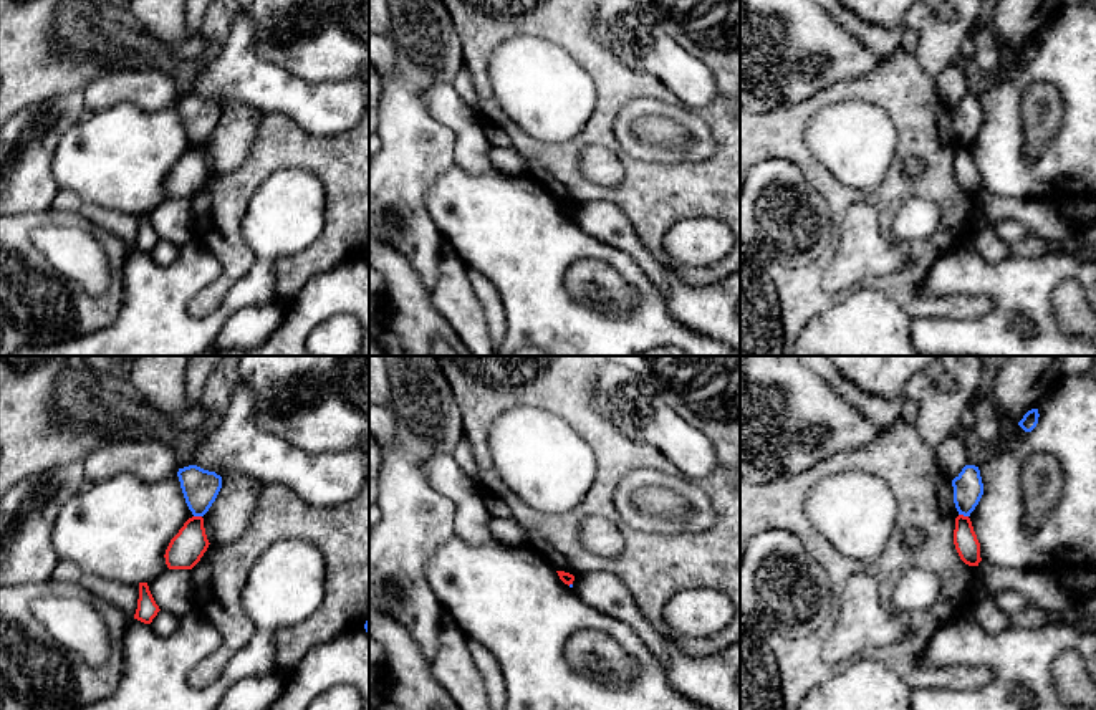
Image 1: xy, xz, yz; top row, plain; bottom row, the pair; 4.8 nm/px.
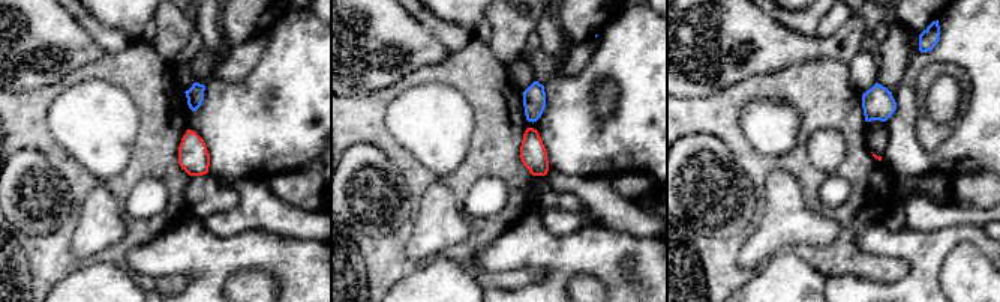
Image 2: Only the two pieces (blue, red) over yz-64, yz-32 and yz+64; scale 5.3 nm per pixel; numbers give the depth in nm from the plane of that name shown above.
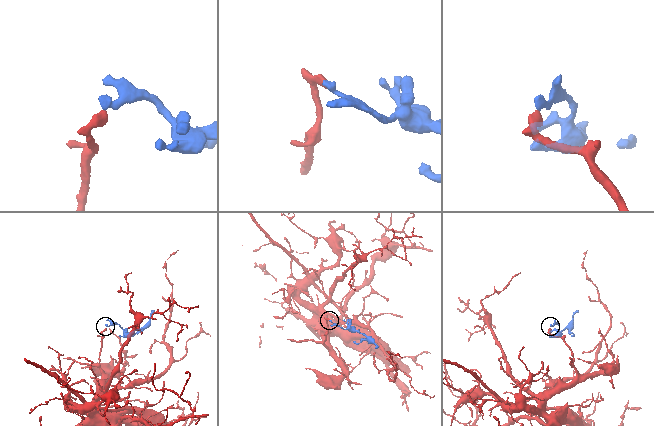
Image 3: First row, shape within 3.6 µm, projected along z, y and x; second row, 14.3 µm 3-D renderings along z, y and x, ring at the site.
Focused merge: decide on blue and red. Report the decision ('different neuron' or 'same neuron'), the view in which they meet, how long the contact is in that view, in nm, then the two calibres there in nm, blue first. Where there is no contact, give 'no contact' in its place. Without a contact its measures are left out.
different neuron | yz | 50 nm | 140/120 nm

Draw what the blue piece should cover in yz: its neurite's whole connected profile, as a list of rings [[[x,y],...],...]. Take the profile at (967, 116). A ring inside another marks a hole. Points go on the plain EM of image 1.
[[[965,94],[952,109],[954,132],[959,144],[970,146],[983,124],[980,99],[975,94]]]

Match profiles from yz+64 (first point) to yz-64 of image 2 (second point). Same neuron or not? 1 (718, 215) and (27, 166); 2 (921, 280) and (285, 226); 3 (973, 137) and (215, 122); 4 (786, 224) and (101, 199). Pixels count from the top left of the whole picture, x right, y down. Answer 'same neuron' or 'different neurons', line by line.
1: same neuron
2: different neurons
3: same neuron
4: same neuron

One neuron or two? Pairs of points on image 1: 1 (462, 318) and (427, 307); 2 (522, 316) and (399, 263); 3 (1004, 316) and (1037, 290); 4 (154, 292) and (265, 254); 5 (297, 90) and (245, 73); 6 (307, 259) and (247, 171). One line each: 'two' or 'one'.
1: one
2: two
3: one
4: one
5: one
6: one

